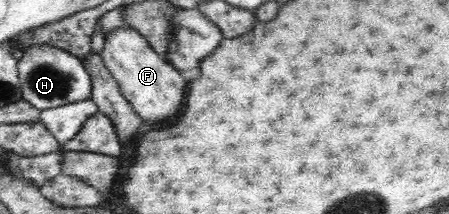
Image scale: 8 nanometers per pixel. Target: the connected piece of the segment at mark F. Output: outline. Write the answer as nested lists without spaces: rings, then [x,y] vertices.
[[[125,22],[107,33],[104,39],[104,47],[100,53],[103,61],[117,80],[122,94],[143,120],[163,123],[177,117],[185,97],[183,85],[187,85],[187,81],[181,77],[176,67],[170,65],[168,58],[159,55],[134,27]]]

